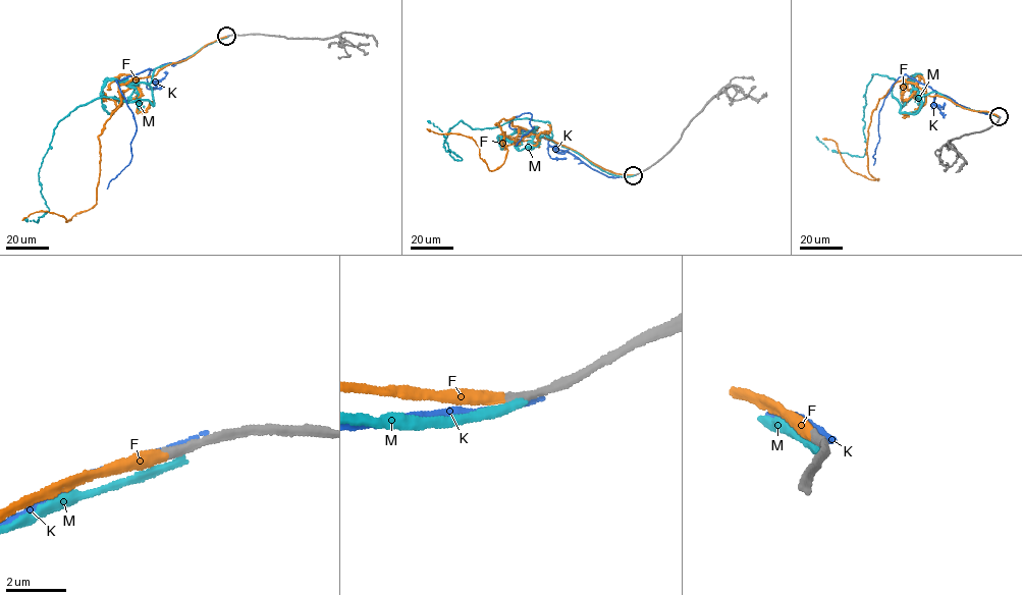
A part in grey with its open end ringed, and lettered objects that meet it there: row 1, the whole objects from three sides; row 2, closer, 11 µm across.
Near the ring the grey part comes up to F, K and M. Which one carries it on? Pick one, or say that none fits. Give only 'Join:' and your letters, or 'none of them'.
Join: F

